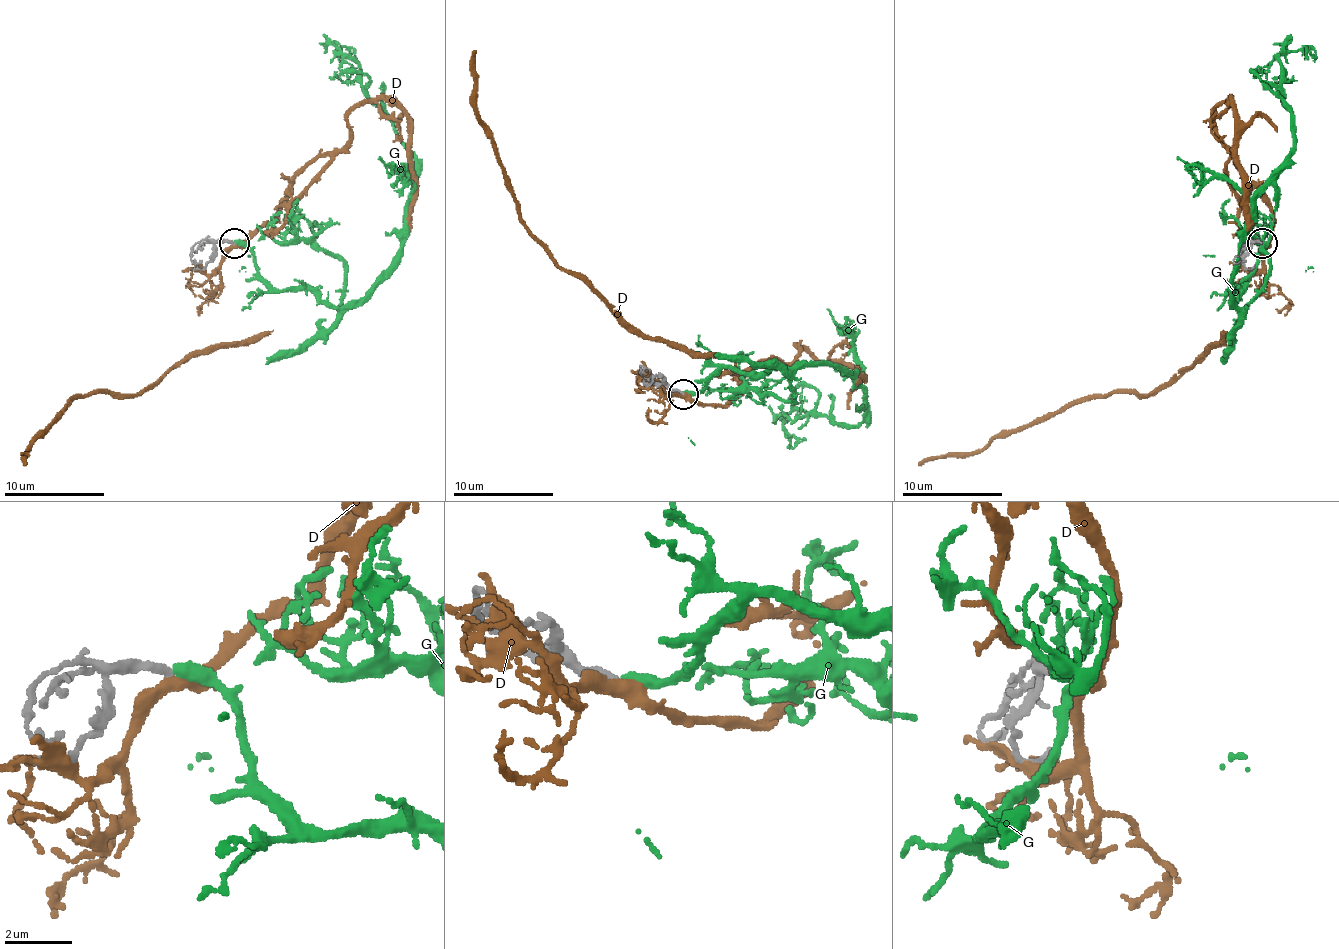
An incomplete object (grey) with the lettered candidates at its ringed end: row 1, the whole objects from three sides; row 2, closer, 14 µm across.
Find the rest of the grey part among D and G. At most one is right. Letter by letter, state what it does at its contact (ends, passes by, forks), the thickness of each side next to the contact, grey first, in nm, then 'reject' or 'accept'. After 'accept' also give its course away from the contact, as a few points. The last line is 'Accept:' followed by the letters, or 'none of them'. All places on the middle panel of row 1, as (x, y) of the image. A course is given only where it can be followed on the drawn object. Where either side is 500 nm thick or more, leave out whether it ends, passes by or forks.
D: it passes by; 240 nm thick on the grey side, 440 nm on the other; reject
G: it ends there; 240 nm thick on the grey side, 400 nm on the other; reject
Accept: none of them

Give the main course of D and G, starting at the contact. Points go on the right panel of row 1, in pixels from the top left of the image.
D: (1260, 245), (1265, 297), (1222, 344), (1170, 384), (1150, 394), (1098, 394), (1000, 432), (973, 452), (918, 464)
G: (1260, 242), (1235, 307), (1232, 267), (1250, 200), (1287, 155), (1292, 115), (1277, 57), (1310, 47), (1315, 62)

